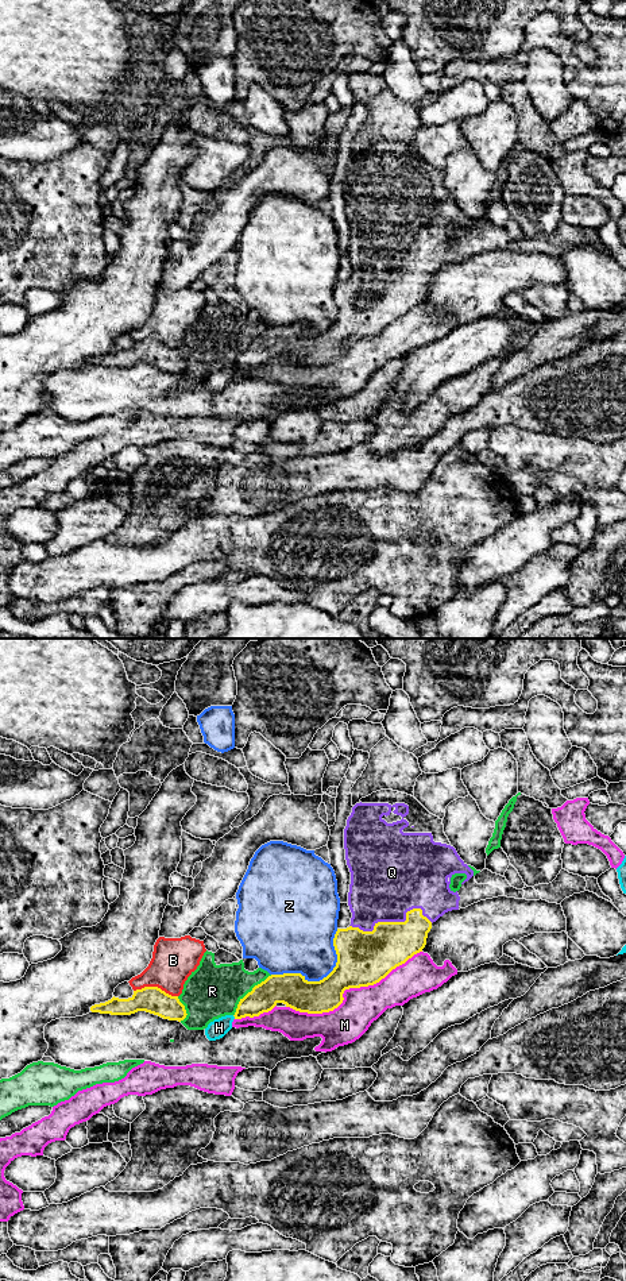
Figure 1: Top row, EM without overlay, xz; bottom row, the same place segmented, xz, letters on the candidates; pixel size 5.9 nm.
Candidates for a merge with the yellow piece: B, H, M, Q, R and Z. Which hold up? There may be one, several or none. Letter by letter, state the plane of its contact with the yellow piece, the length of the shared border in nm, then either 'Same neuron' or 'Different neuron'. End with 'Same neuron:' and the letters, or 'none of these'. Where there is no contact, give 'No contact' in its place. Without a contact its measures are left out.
B: Touches yellow in xz. Shared border 260 nm. Different neuron
H: Touches yellow in xz. Shared border 30 nm. Different neuron
M: Touches yellow in xz. Shared border 900 nm. Different neuron
Q: Touches yellow in xz. Shared border 500 nm. Same neuron
R: Touches yellow in xz. Shared border 340 nm. Different neuron
Z: Touches yellow in xz. Shared border 480 nm. Different neuron
Same neuron: Q

